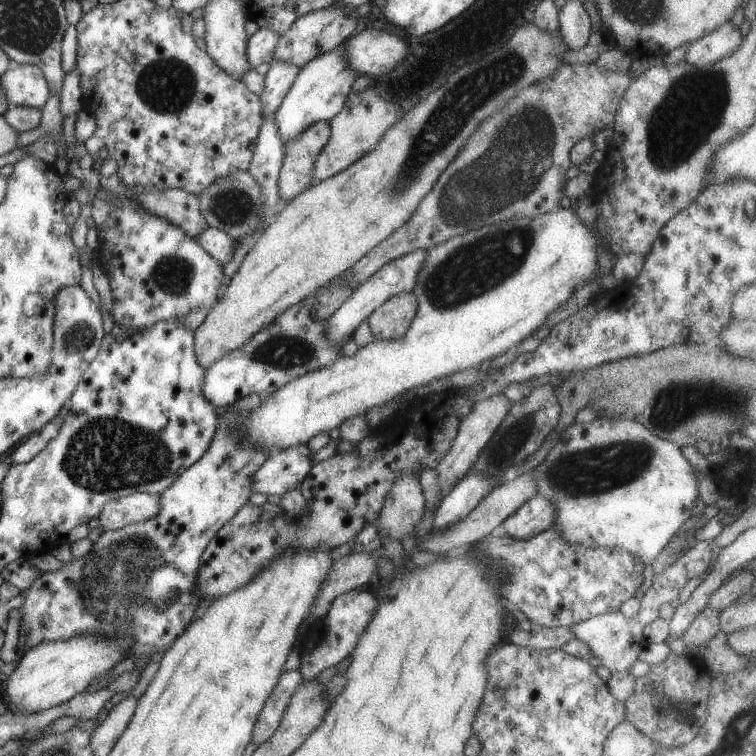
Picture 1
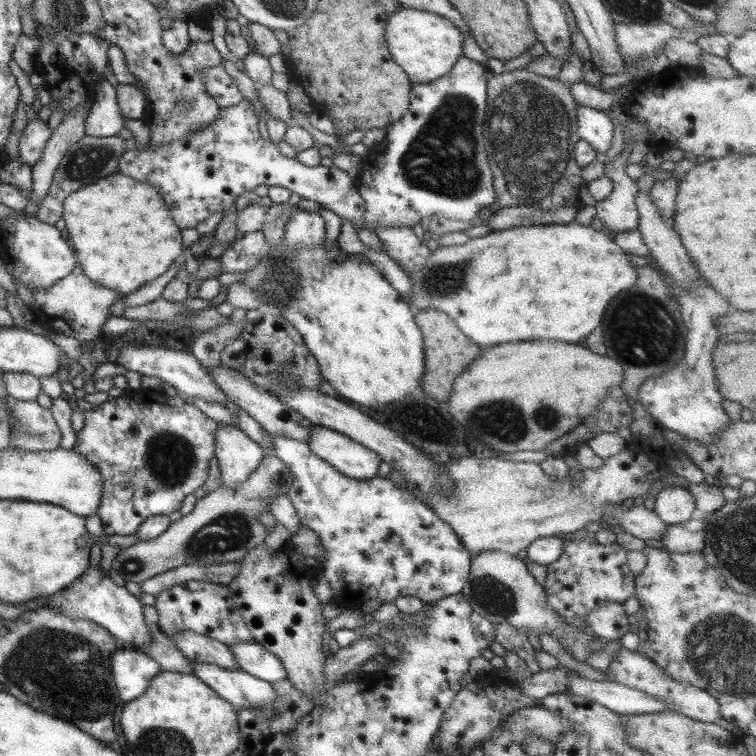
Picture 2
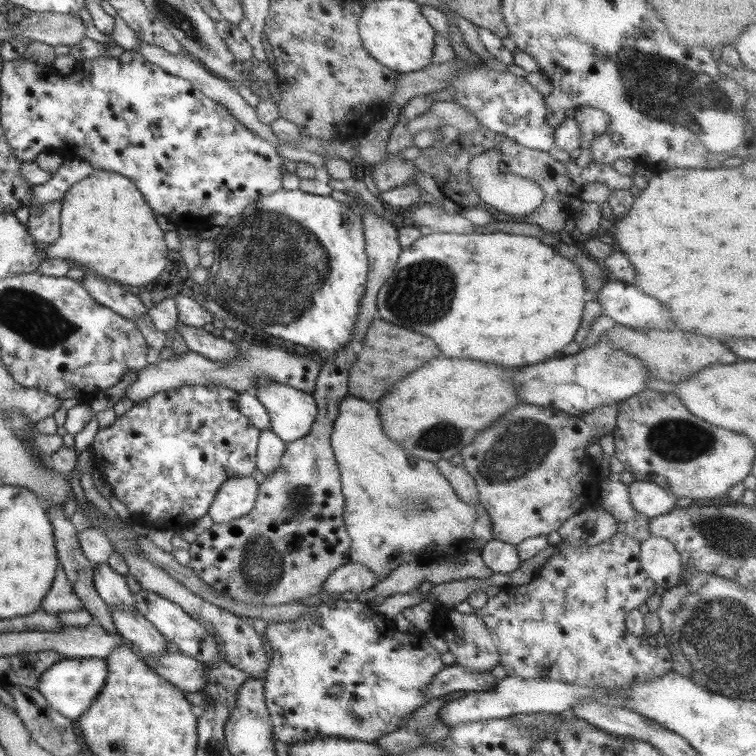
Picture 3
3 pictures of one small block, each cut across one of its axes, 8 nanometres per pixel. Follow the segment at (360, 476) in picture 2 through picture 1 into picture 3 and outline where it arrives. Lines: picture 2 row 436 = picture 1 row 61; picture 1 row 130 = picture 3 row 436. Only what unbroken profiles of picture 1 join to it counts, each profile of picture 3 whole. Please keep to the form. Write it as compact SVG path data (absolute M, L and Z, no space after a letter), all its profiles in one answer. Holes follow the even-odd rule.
M273 383L259 385L254 396L269 416L269 431L284 443L311 432L311 424L317 416L315 400L311 395Z

